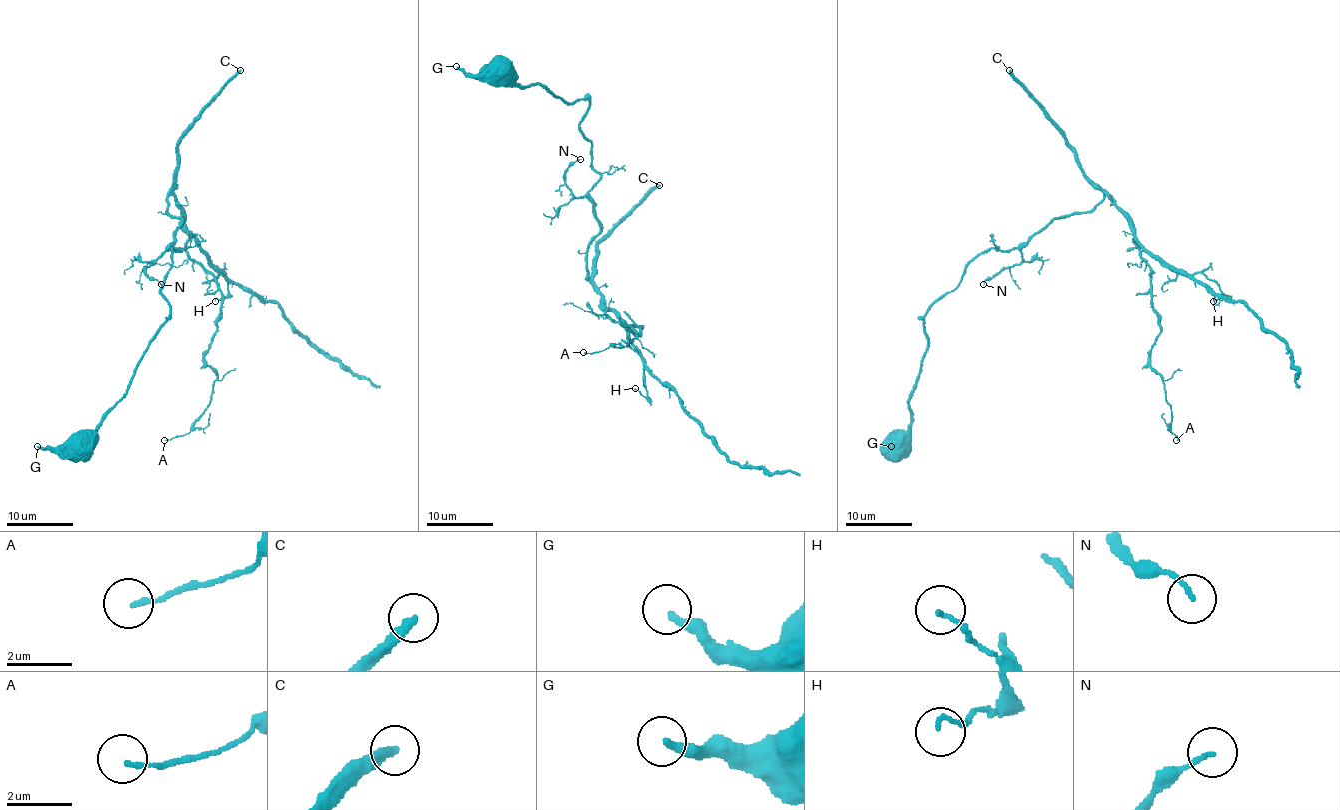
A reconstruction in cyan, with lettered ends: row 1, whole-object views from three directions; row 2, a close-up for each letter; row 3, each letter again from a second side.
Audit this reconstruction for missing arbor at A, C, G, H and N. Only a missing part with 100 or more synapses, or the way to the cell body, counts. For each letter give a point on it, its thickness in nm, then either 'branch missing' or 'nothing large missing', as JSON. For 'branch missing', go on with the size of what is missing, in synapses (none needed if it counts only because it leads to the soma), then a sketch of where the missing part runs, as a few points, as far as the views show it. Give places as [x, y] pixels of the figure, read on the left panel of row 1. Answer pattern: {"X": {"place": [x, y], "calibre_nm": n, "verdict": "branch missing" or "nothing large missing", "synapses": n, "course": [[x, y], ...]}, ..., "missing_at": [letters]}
{"A": {"place": [164, 440], "calibre_nm": 120, "verdict": "nothing large missing"}, "C": {"place": [240, 70], "calibre_nm": 320, "verdict": "branch missing", "synapses": 450}, "G": {"place": [37, 446], "calibre_nm": 260, "verdict": "nothing large missing"}, "H": {"place": [215, 301], "calibre_nm": 100, "verdict": "nothing large missing"}, "N": {"place": [161, 284], "calibre_nm": 110, "verdict": "nothing large missing"}, "missing_at": ["C"]}

